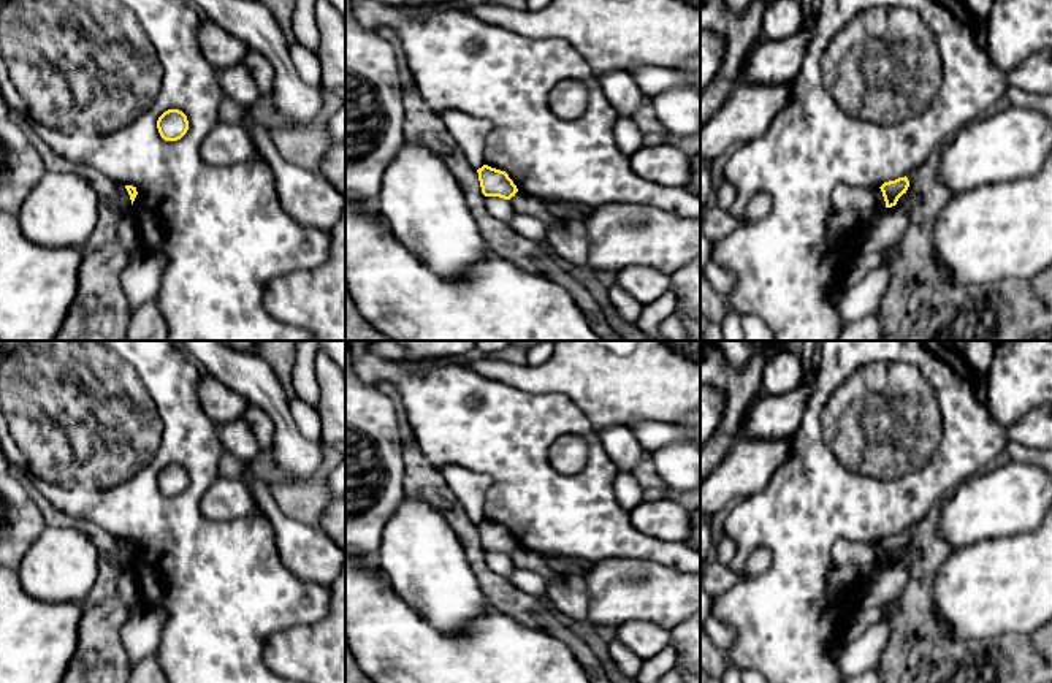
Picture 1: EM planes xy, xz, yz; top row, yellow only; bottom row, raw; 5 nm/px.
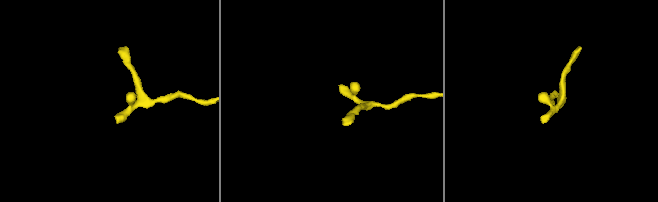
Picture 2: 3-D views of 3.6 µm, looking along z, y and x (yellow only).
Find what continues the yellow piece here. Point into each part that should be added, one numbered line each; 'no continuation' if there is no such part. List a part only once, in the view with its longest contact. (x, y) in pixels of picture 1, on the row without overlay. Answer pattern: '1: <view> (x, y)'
no continuation

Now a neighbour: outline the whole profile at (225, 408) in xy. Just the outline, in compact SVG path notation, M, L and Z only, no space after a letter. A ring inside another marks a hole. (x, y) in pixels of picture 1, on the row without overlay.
M209 374L200 377L196 396L204 414L215 423L223 450L249 464L260 453L260 445L242 418L247 399Z

